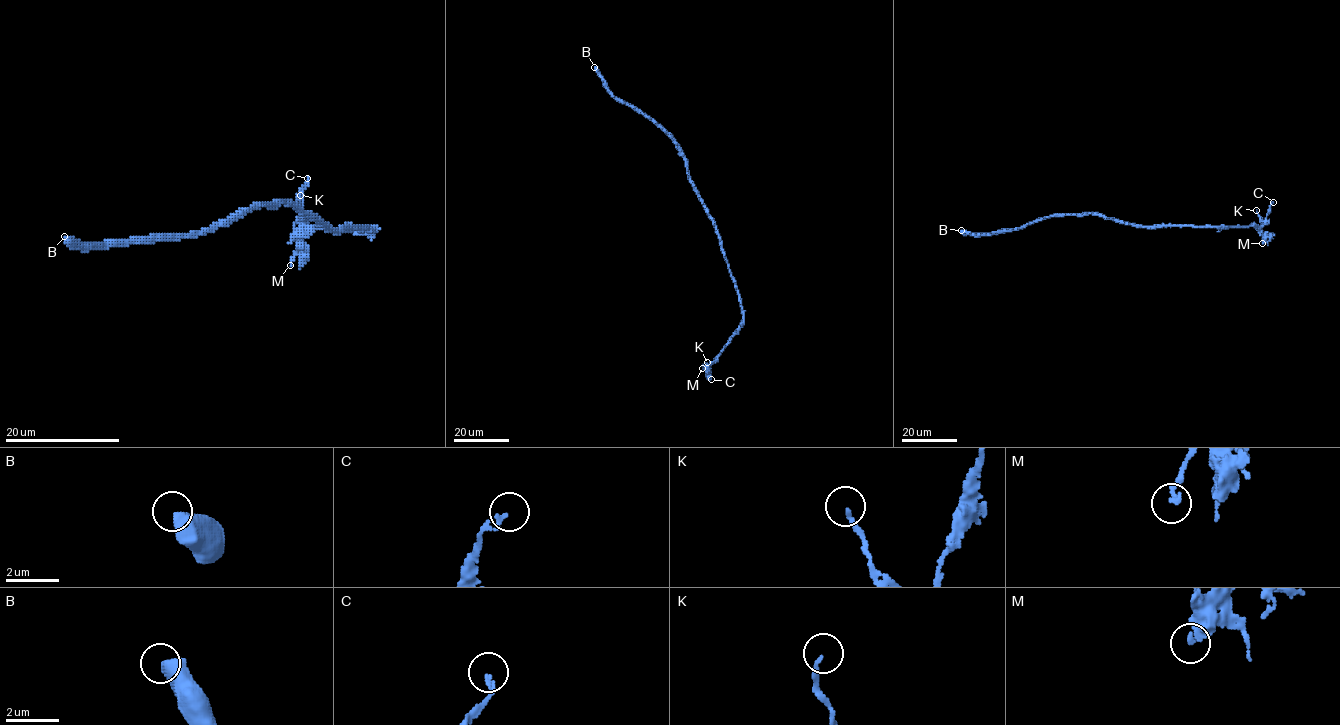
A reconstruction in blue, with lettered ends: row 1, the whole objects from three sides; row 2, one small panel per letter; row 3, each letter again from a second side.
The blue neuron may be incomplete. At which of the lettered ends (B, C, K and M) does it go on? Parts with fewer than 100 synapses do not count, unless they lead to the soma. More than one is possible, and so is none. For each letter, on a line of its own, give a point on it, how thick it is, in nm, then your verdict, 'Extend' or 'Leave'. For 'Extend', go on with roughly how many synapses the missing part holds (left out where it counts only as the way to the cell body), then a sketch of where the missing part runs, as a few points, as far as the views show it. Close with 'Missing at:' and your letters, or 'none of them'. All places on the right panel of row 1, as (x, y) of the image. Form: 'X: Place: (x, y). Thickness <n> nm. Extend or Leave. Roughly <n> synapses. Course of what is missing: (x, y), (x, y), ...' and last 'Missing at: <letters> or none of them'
B: Place: (961, 230). Thickness 600 nm. Leave
C: Place: (1273, 202). Thickness 130 nm. Leave
K: Place: (1256, 210). Thickness 160 nm. Leave
M: Place: (1262, 243). Thickness 190 nm. Leave
Missing at: none of them

